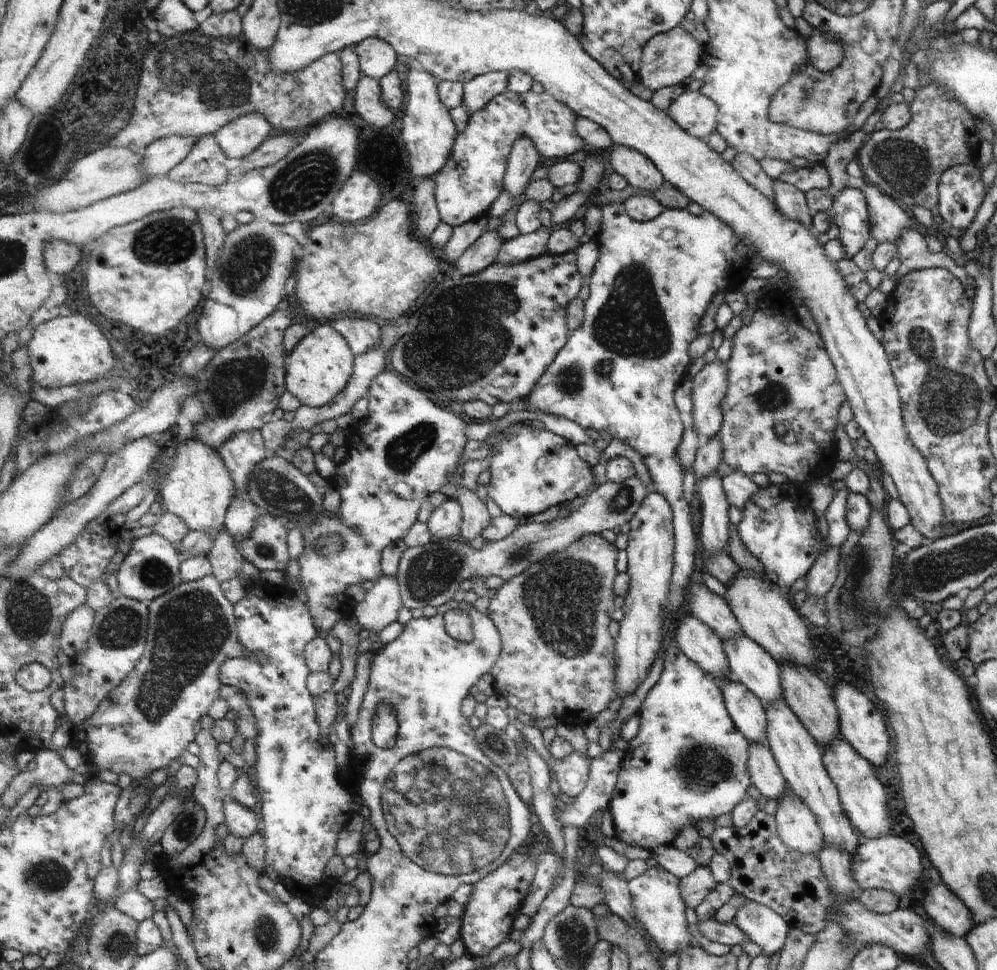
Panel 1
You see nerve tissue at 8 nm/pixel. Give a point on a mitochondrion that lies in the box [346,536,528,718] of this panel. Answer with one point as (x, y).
(430, 574)

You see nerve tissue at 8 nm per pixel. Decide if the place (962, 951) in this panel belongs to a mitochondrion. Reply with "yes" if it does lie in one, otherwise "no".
no

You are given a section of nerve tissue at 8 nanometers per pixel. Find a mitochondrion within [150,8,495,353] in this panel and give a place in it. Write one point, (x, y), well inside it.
(209, 71)

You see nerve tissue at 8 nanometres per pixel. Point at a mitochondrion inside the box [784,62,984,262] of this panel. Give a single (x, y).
(900, 166)

